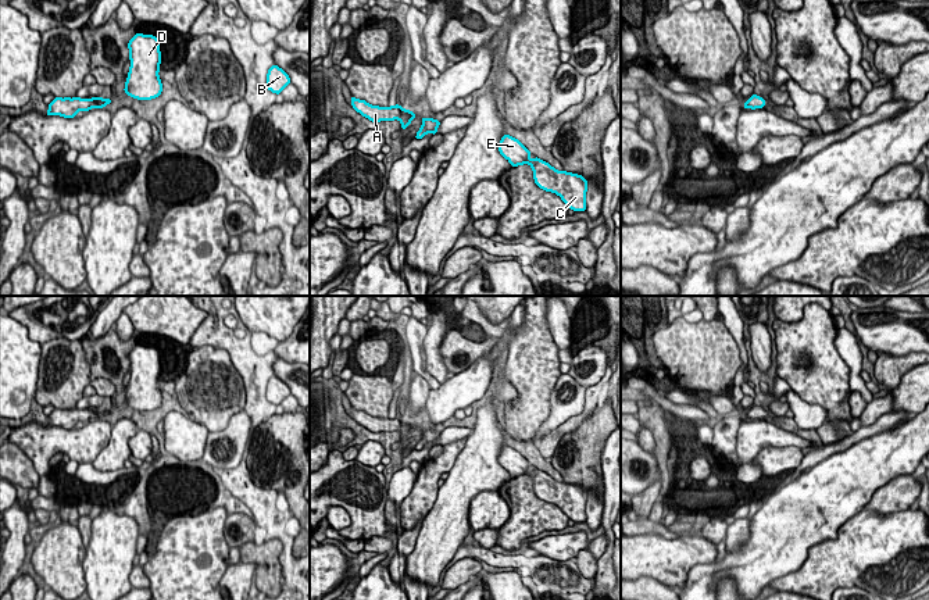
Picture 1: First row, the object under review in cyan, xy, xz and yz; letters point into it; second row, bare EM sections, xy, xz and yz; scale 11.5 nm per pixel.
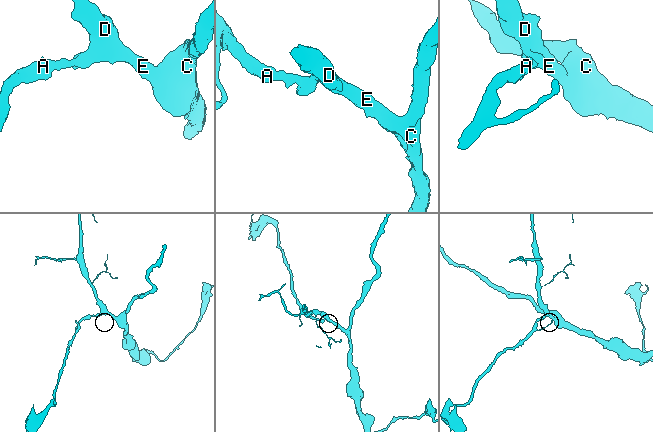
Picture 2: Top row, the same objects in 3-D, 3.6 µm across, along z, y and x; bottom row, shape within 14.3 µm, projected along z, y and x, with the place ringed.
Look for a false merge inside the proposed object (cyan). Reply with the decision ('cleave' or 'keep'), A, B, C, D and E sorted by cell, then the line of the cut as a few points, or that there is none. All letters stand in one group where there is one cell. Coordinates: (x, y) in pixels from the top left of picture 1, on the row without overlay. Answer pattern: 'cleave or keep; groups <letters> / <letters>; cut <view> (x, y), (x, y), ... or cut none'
keep; groups A B C D E; cut none

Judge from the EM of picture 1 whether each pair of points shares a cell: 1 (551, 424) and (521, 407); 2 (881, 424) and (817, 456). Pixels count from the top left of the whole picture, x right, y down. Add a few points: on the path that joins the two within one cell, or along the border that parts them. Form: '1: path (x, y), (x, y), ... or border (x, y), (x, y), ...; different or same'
1: border (553, 388), (549, 417), (528, 440); different
2: path (865, 432), (832, 449); same

